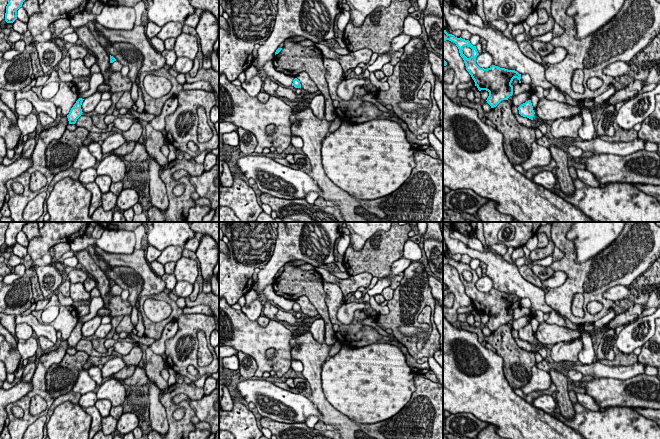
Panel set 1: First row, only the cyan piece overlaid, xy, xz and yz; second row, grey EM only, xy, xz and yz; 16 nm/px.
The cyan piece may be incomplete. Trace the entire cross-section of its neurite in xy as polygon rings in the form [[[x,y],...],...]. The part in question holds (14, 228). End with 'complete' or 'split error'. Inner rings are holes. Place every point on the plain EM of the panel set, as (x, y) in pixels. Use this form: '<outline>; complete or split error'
[[[9,222],[6,230],[5,245],[13,247],[17,243],[17,234],[27,222]]]; complete

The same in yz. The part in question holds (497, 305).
[[[443,254],[443,266],[449,264],[456,268],[460,280],[463,282],[466,294],[475,306],[479,315],[486,314],[489,316],[487,327],[491,332],[496,331],[501,325],[508,324],[513,319],[513,310],[511,309],[514,302],[521,307],[521,298],[515,294],[508,294],[492,289],[487,293],[480,292],[476,288],[476,281],[479,279],[476,270],[473,270],[469,264],[455,261]],[[467,270],[472,273],[472,280],[467,282],[463,278],[463,272]]]; complete

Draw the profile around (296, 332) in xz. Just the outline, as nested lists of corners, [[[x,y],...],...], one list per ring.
[[[298,320],[297,329],[292,330],[292,339],[290,340],[290,348],[298,347],[298,344],[296,343],[296,338],[304,333],[303,329],[307,327],[307,325],[304,323],[304,320]]]

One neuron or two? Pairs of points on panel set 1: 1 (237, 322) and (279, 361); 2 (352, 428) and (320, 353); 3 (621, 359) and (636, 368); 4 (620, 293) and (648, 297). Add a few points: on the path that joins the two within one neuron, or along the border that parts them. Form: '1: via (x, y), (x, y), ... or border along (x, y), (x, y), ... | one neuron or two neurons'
1: via (250, 335), (254, 339), (269, 339), (278, 348) | one neuron
2: via (332, 414), (317, 397), (315, 373) | one neuron
3: border along (637, 361), (629, 365), (606, 364) | two neurons
4: via (627, 294), (633, 299), (641, 299) | one neuron

